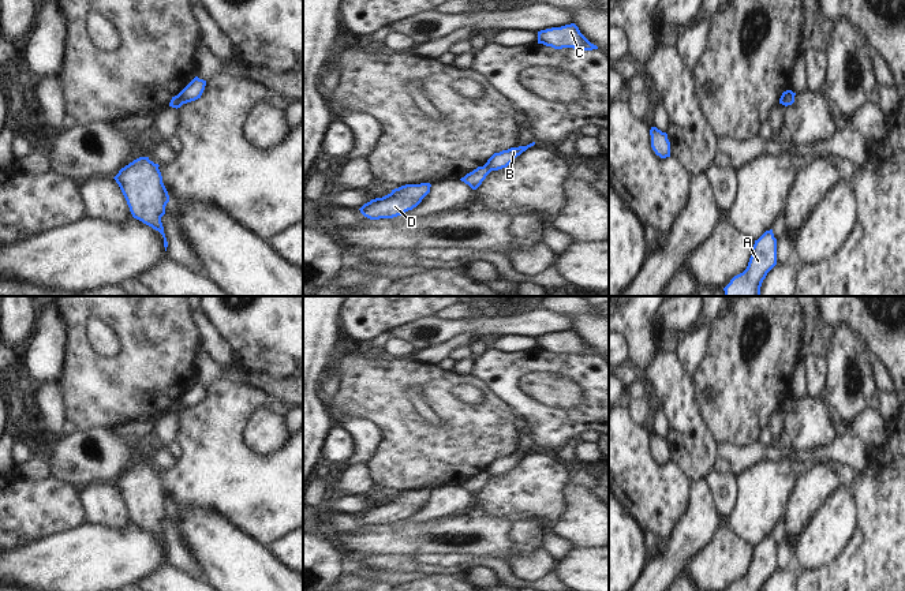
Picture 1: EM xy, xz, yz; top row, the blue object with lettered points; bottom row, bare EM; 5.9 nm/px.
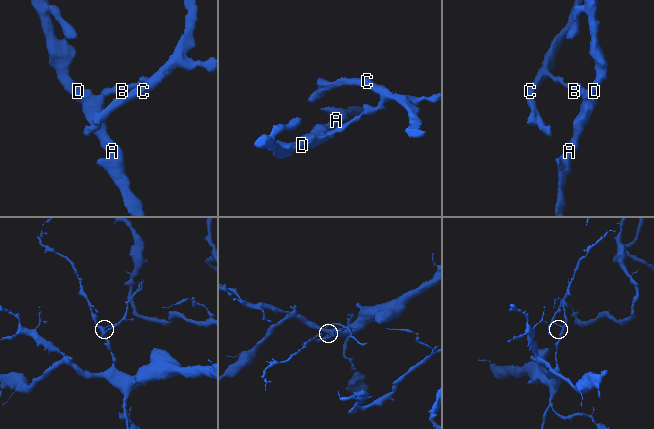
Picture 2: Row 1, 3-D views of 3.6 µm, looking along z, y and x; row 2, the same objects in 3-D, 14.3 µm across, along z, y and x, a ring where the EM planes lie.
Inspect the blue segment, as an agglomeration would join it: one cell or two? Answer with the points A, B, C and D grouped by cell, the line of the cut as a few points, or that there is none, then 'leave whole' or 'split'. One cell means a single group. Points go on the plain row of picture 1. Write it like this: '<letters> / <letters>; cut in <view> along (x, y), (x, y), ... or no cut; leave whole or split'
A D / B C; cut in xy along (178, 400), (183, 408); split

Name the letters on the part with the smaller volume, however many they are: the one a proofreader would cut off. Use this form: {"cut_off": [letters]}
{"cut_off": ["B", "C"]}

